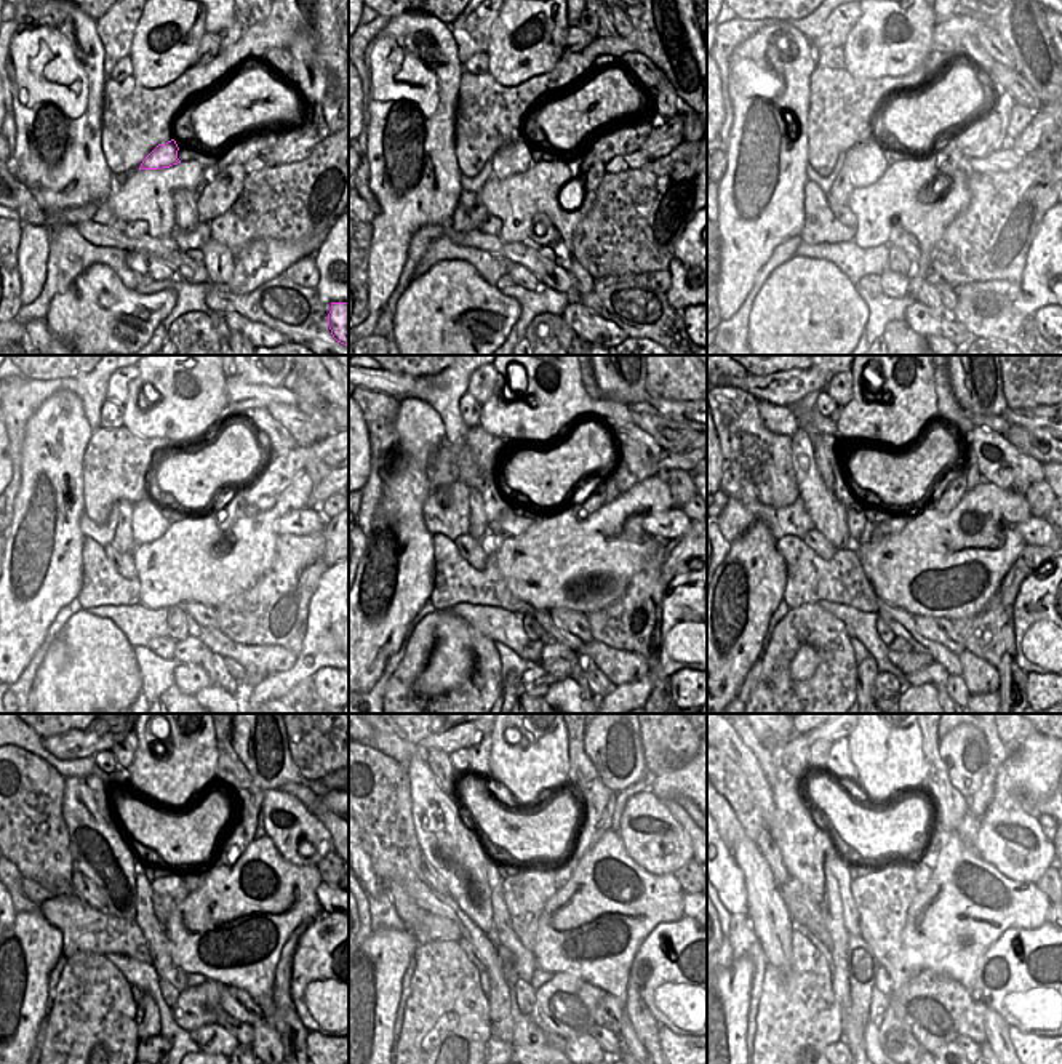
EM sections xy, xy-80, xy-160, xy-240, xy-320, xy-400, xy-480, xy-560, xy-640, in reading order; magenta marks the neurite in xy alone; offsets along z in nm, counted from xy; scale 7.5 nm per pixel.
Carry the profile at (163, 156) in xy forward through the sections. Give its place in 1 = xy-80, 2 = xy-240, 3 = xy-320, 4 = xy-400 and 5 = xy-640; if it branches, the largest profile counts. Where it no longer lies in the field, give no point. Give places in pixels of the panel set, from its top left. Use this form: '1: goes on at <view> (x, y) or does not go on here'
1: goes on at xy-80 (514, 159)
2: goes on at xy-240 (149, 524)
3: goes on at xy-320 (509, 524)
4: goes on at xy-400 (896, 524)
5: goes on at xy-640 (922, 869)

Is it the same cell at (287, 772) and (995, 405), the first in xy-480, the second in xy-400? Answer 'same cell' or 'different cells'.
same cell

